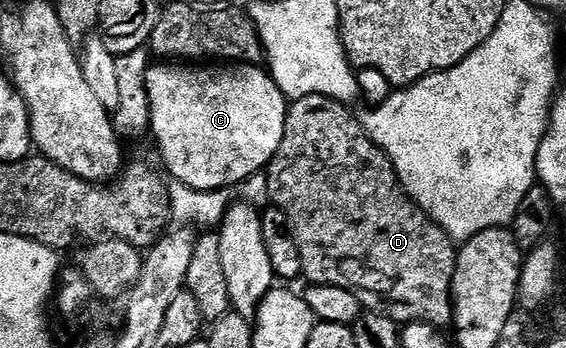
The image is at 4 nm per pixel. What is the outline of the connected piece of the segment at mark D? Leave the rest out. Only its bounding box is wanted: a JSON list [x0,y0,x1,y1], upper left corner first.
[266,94,457,328]

